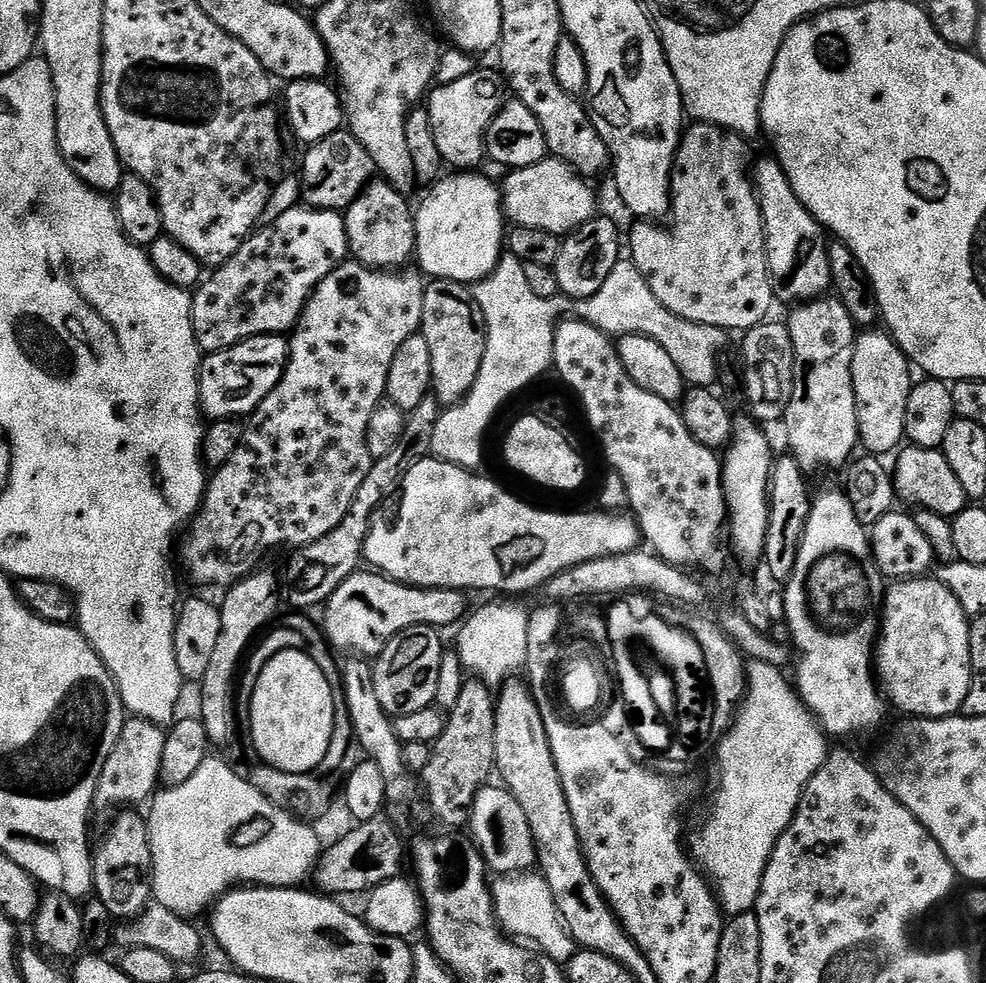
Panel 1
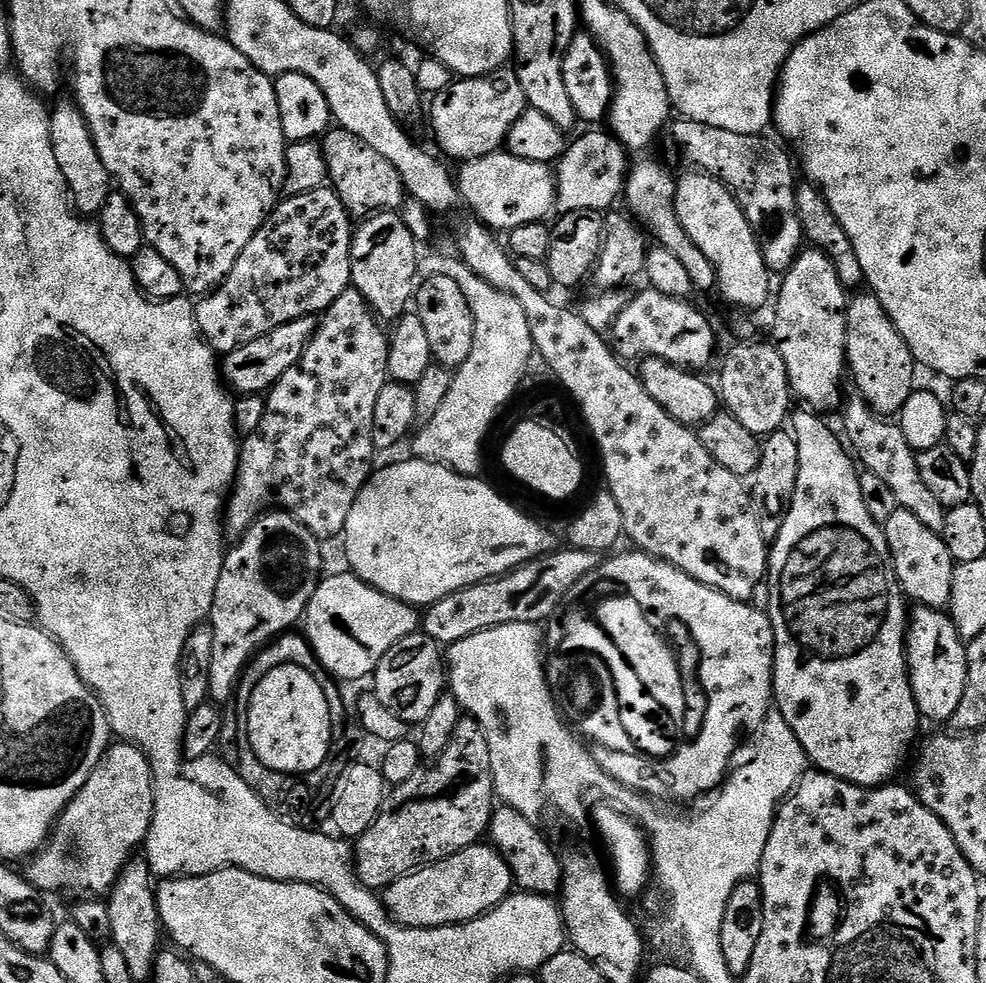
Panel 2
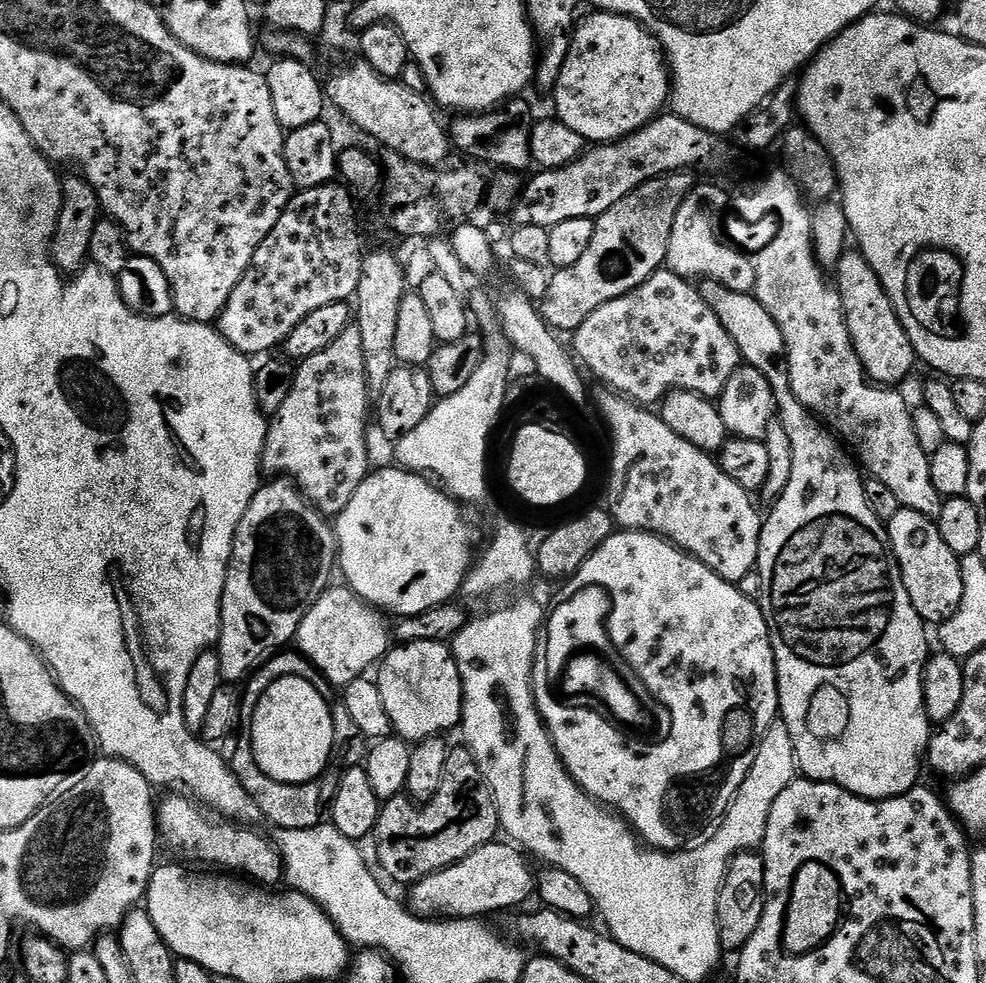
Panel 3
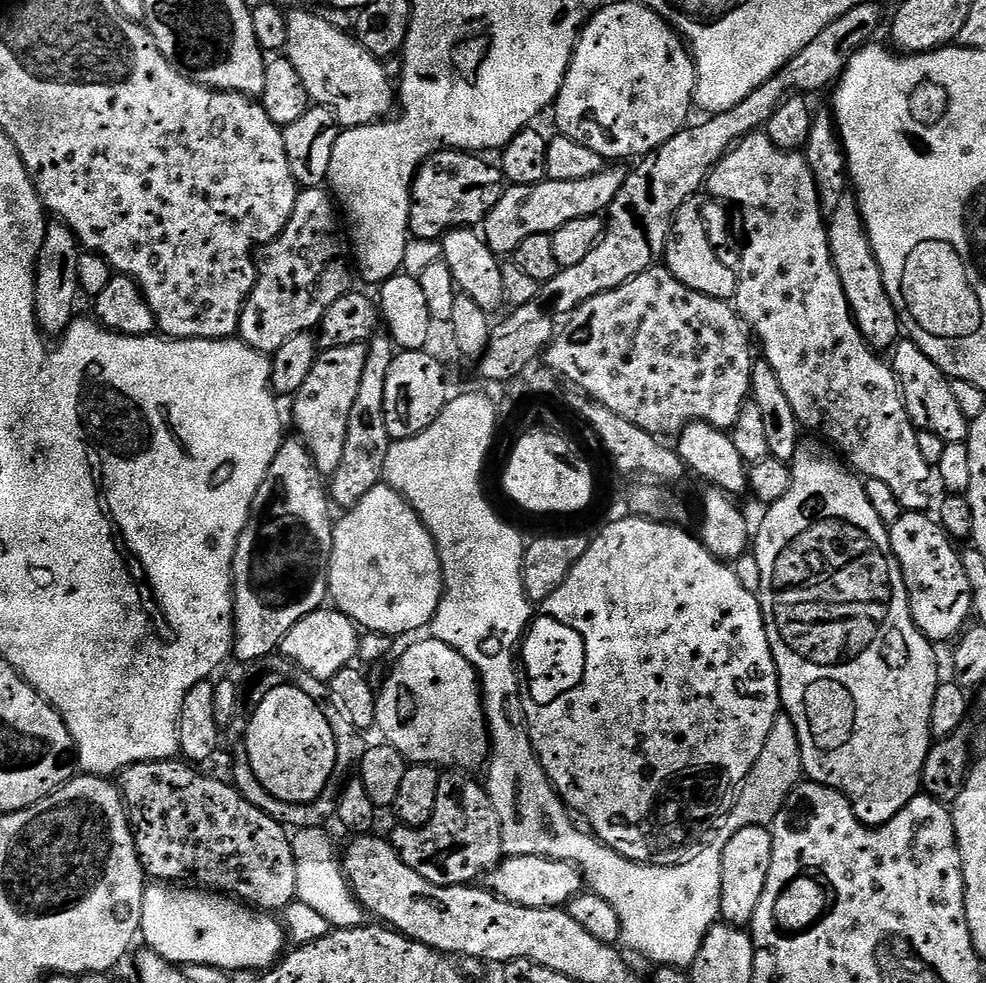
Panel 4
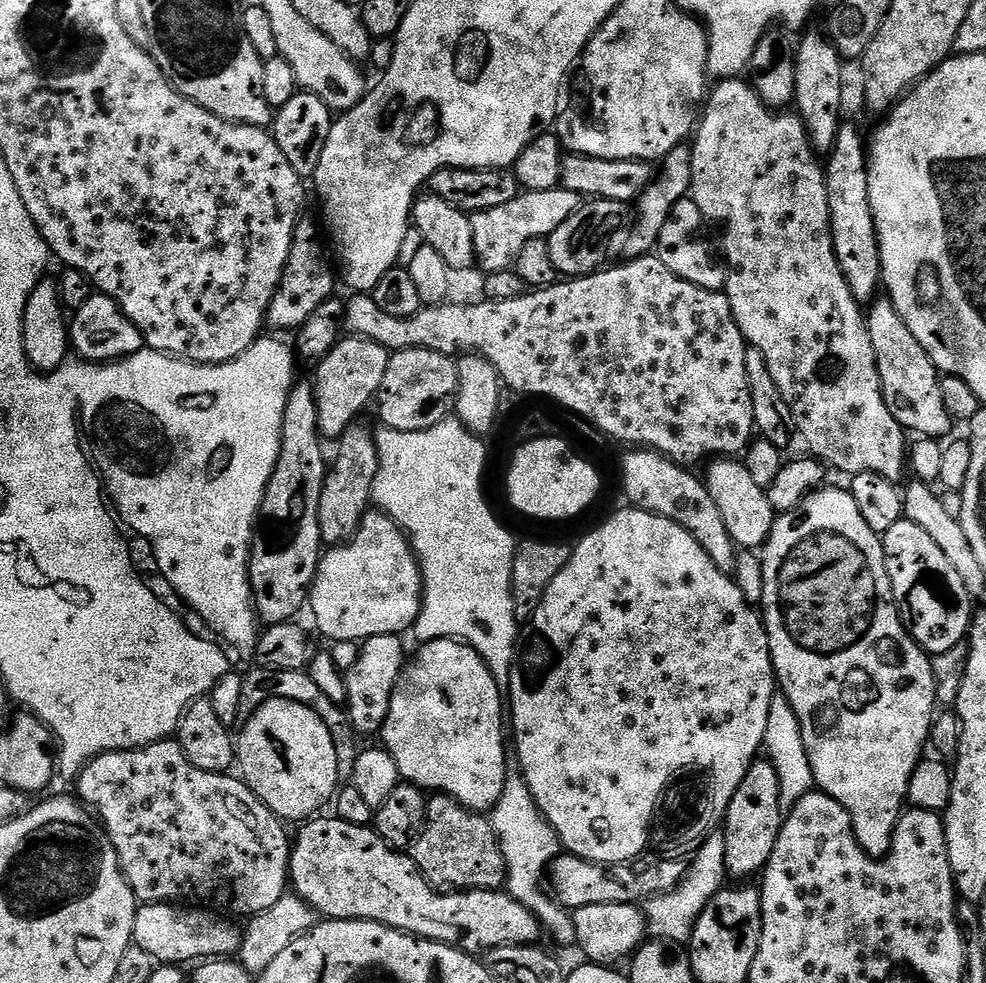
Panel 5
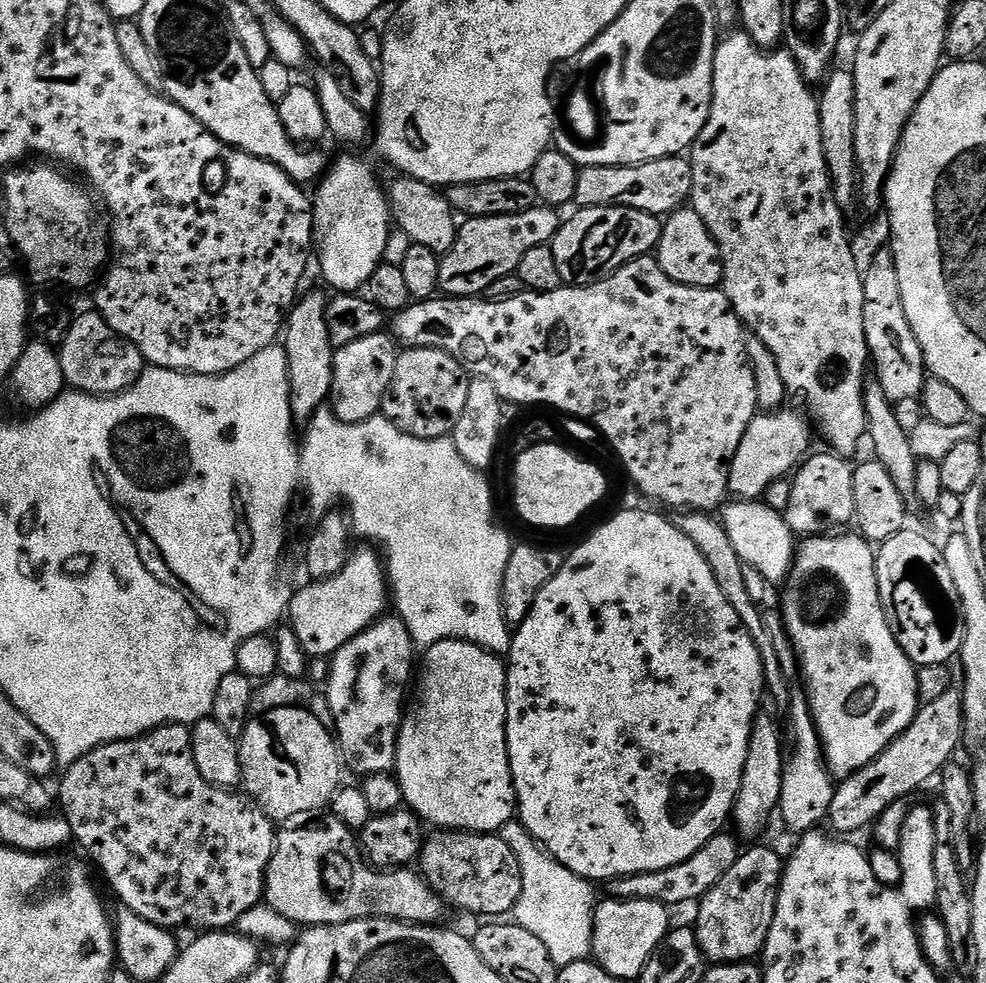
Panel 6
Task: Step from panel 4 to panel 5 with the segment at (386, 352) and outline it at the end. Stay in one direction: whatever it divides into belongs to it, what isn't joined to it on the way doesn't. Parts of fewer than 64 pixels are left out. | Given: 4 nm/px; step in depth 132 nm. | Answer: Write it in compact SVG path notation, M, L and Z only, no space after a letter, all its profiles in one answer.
M363 423L351 424L343 436L339 437L340 453L336 461L331 461L324 477L322 494L318 502L318 526L320 527L320 539L325 545L339 546L347 544L360 530L360 523L364 521L365 512L369 511L372 500L372 482L376 477L376 471L380 468L380 451L376 449L376 438L373 429L363 428Z

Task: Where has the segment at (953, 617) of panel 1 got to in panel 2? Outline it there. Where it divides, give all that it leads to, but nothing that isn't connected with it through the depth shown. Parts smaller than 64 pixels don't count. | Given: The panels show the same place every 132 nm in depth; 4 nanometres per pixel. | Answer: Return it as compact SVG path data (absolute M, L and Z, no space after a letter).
M916 606L911 609L908 622L908 680L916 699L916 709L921 717L928 720L951 721L958 702L966 690L968 673L968 649L966 641L956 629L947 611L938 608Z

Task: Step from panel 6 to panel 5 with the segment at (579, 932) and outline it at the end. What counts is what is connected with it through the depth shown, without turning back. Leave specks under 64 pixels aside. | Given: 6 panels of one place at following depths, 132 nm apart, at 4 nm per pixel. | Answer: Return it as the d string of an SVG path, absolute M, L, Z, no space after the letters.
M519 774L509 775L502 790L502 798L490 813L492 829L496 841L500 843L504 871L506 873L506 888L512 897L522 906L526 906L540 920L540 927L548 932L560 944L576 944L576 931L572 921L572 912L566 910L551 895L540 896L540 883L545 883L546 873L557 856L561 855L560 838L548 824L548 819L540 812L536 799L528 789L524 777Z

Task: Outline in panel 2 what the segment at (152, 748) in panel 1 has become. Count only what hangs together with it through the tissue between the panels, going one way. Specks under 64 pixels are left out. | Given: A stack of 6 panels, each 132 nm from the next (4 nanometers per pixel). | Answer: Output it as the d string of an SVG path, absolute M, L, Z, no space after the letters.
M113 743L98 762L94 774L86 778L86 786L82 786L82 790L78 790L76 797L64 807L64 813L57 818L44 847L31 857L32 865L26 869L29 882L45 894L61 892L64 896L76 896L72 898L100 898L111 892L116 879L139 849L136 847L139 844L141 847L148 839L155 801L148 755L134 744Z

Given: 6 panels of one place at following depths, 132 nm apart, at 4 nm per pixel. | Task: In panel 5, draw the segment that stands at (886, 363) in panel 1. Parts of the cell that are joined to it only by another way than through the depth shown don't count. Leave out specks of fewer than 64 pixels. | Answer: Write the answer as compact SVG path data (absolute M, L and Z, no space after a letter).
M848 122L841 123L838 136L834 138L832 151L827 153L824 169L824 185L830 206L830 230L834 242L834 254L838 258L838 266L846 278L846 286L850 286L850 294L861 306L871 305L877 299L882 288L882 262L880 261L880 243L876 237L874 214L870 210L870 182L868 181L868 151L866 140L860 137L860 132Z

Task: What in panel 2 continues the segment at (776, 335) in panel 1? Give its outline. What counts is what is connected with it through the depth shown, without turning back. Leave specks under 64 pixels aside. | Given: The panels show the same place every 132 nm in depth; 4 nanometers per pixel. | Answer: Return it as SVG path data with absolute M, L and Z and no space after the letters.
M754 341L738 342L740 344L729 350L720 370L718 394L723 407L738 418L746 430L764 438L779 431L787 423L792 395L788 371L780 352L770 342Z

